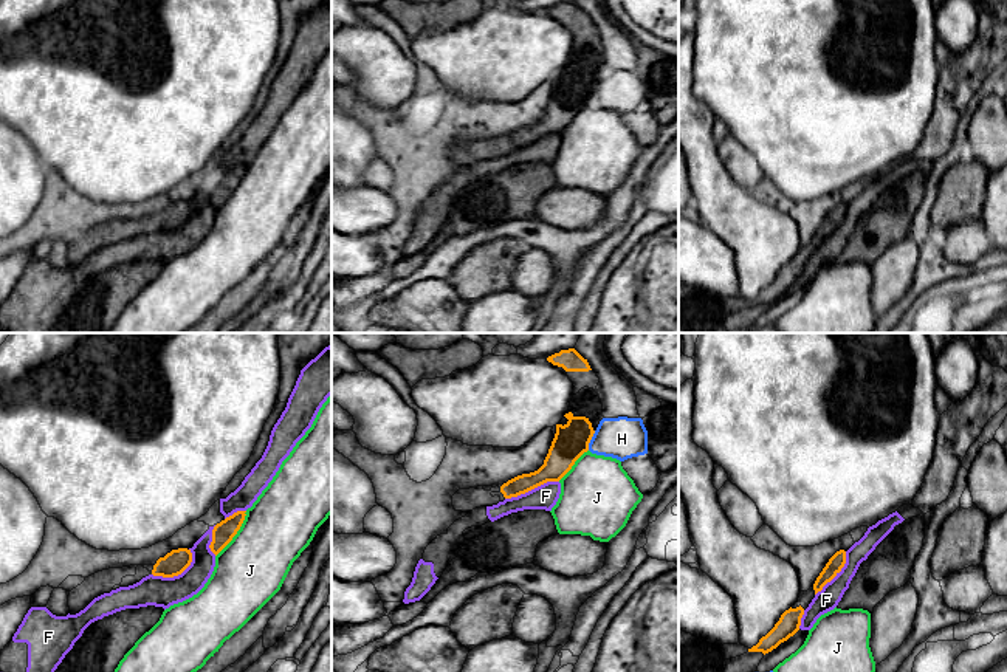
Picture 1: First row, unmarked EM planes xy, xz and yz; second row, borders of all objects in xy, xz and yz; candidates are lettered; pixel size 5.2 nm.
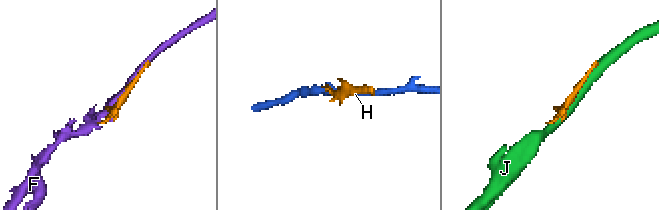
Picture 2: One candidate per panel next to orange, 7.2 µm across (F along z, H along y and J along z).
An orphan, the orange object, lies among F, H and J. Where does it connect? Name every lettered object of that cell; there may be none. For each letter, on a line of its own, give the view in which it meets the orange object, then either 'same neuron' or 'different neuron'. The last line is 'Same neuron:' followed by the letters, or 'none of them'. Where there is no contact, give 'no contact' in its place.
F: meets orange in xy; different neuron
H: meets orange in xz; different neuron
J: meets orange in xy; different neuron
Same neuron: none of them

